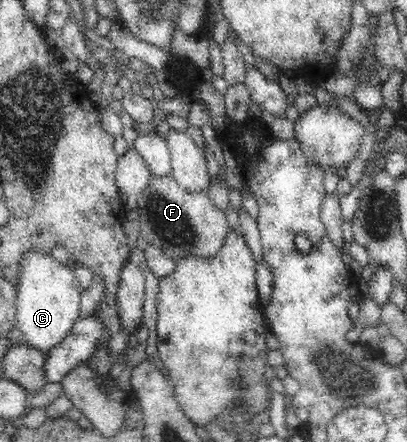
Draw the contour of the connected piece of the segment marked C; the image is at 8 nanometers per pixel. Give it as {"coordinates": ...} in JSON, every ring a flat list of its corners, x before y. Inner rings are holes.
{"coordinates":[[43,248,27,250,20,259,16,279,16,326,22,333,23,343,47,353,71,331,79,318,80,298,73,269,57,262]]}

